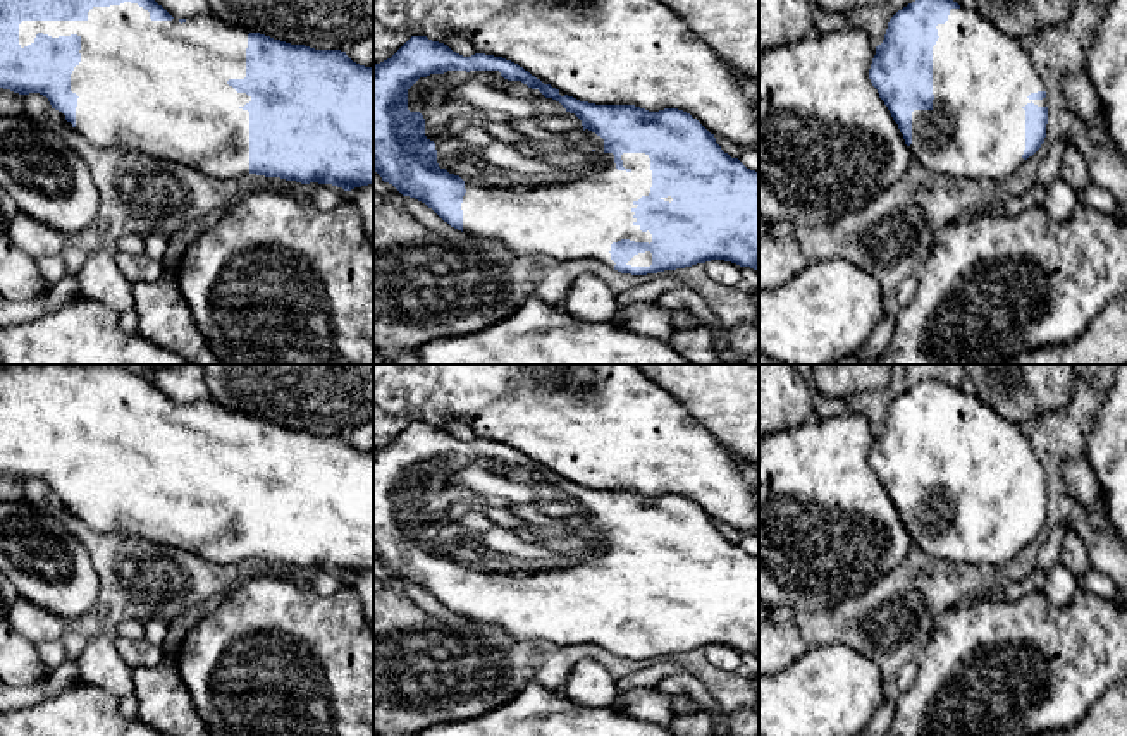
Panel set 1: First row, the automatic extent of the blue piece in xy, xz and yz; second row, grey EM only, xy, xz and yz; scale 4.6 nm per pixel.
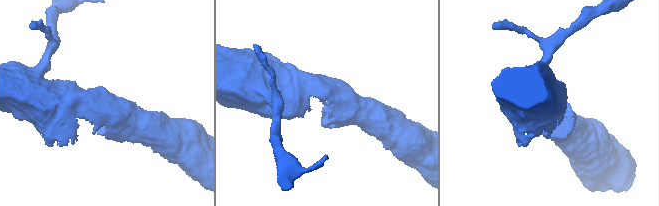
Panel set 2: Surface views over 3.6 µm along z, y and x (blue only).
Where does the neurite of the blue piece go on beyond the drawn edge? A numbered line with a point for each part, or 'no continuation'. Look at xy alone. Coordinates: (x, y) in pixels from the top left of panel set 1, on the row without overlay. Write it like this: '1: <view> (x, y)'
1: xy (160, 473)

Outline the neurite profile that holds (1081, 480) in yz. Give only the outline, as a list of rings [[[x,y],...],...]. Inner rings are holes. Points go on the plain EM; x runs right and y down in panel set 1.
[[[1086,454],[1067,459],[1062,464],[1062,476],[1067,483],[1068,494],[1075,504],[1089,518],[1096,530],[1103,530],[1108,523],[1105,499],[1096,473],[1091,468]]]

